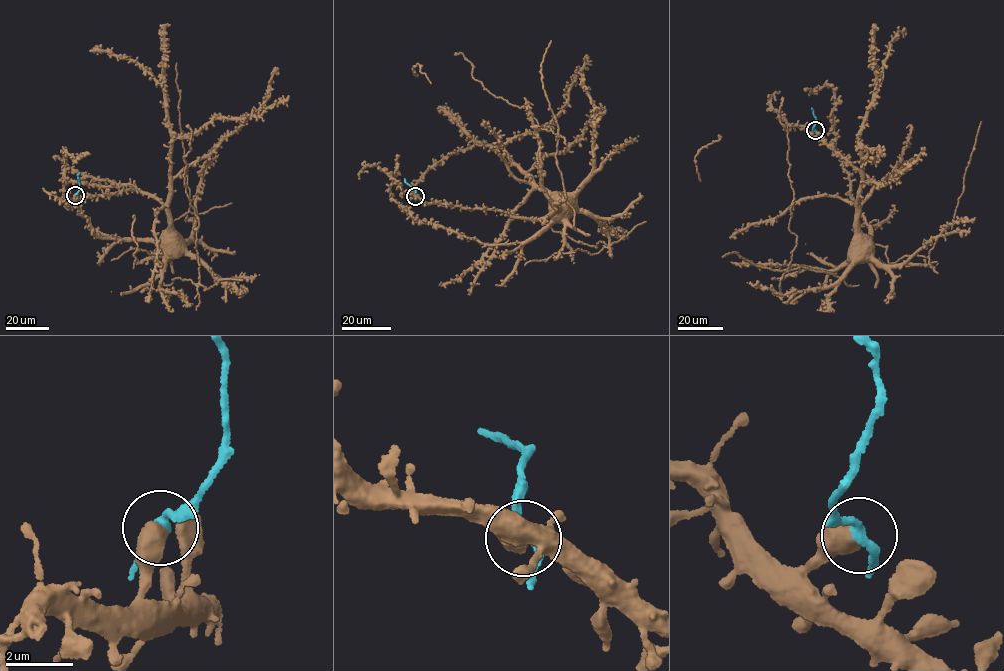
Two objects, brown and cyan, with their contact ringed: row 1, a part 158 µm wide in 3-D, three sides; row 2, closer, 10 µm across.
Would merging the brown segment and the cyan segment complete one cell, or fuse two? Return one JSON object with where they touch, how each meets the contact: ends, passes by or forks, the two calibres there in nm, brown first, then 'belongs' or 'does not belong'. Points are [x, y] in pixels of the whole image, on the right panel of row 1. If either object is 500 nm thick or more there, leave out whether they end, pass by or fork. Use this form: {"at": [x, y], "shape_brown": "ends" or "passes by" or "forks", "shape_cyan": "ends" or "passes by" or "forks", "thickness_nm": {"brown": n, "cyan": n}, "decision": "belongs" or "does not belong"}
{"at": [815, 130], "thickness_nm": {"brown": 650, "cyan": 260}, "decision": "does not belong"}

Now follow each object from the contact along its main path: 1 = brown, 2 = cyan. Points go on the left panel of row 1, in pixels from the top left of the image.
1: (75, 195), (75, 199), (79, 199), (137, 189), (152, 196), (165, 207), (171, 246)
2: (75, 195), (78, 192), (79, 173)

